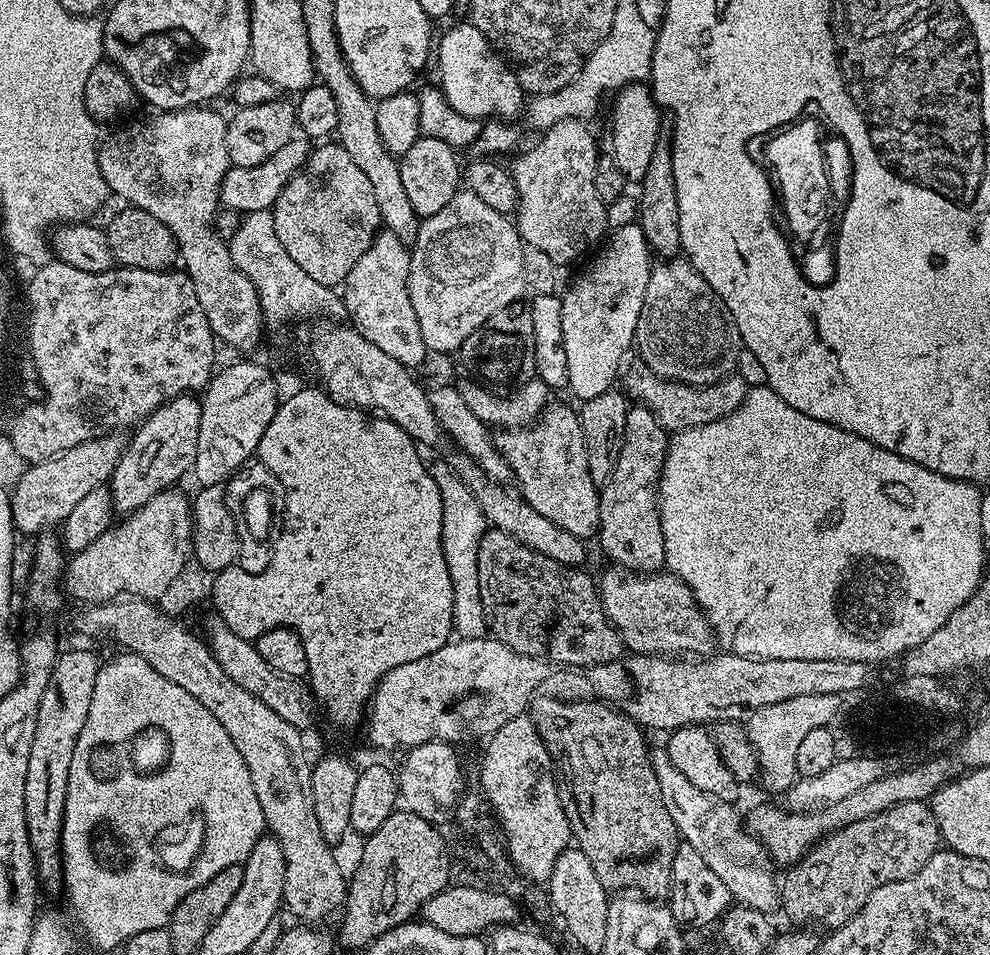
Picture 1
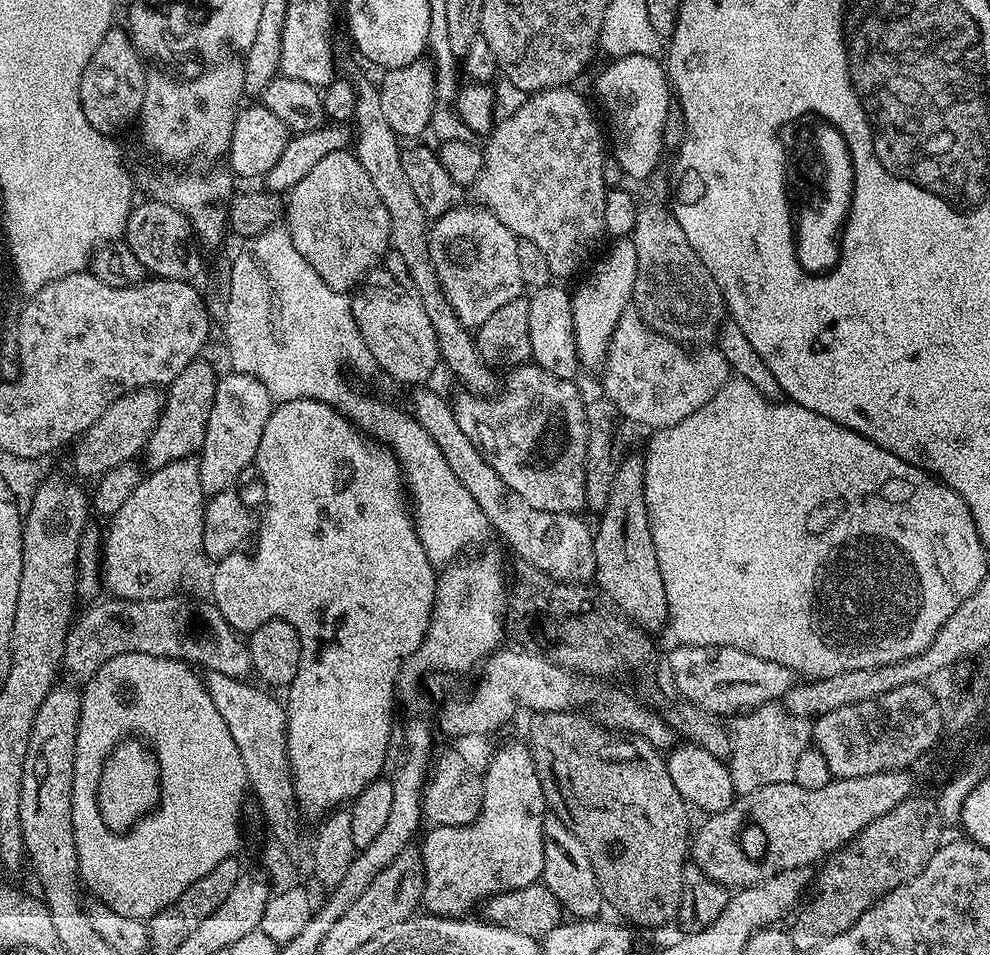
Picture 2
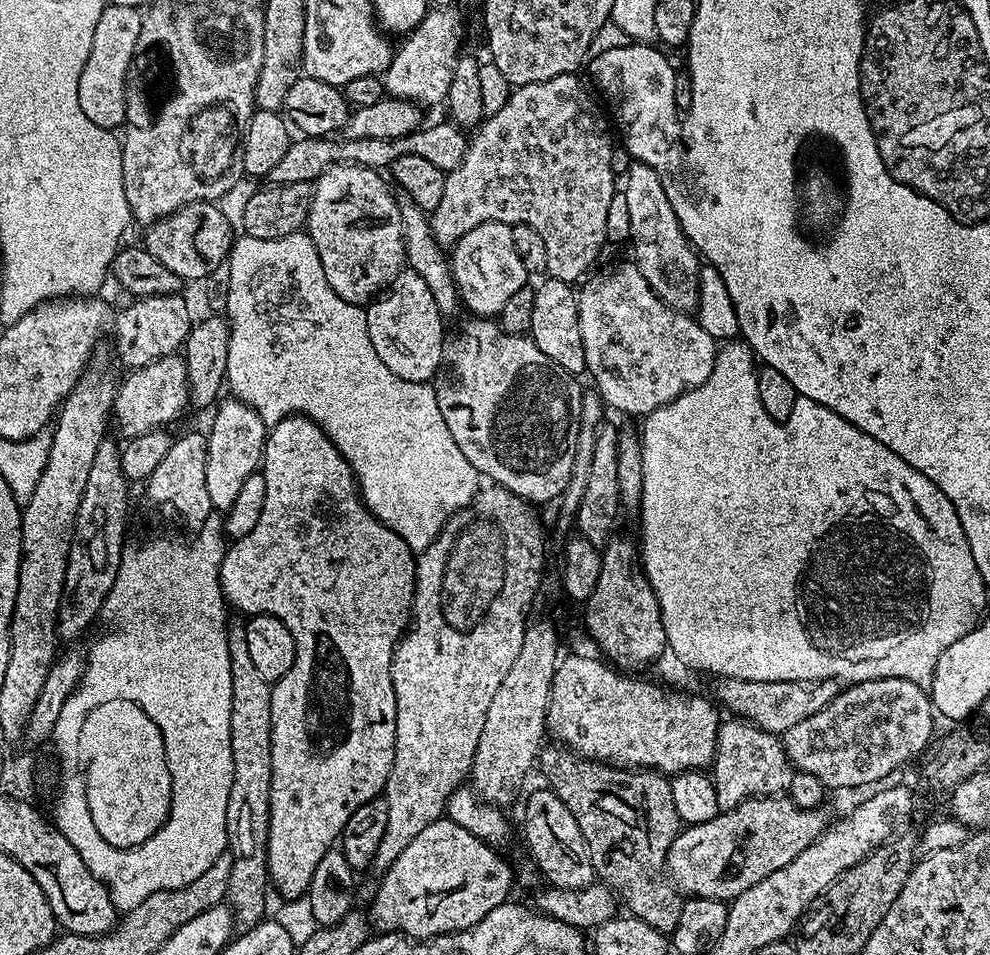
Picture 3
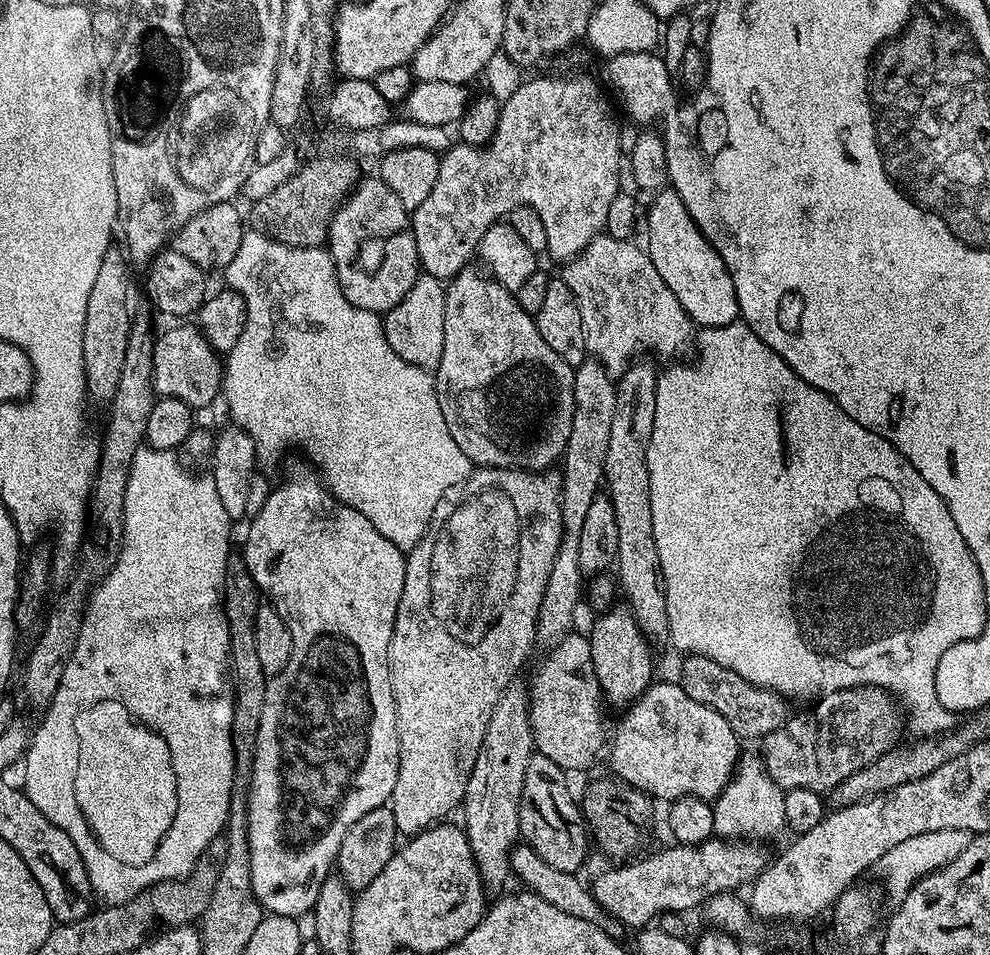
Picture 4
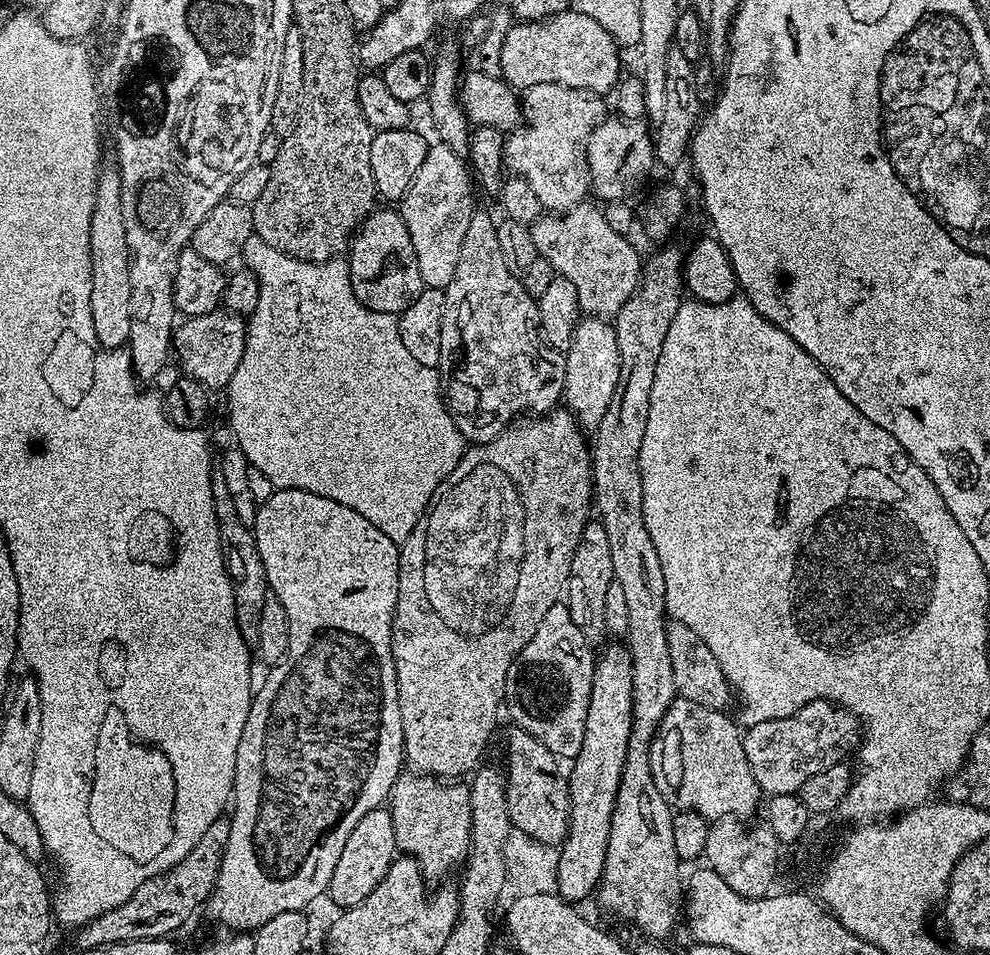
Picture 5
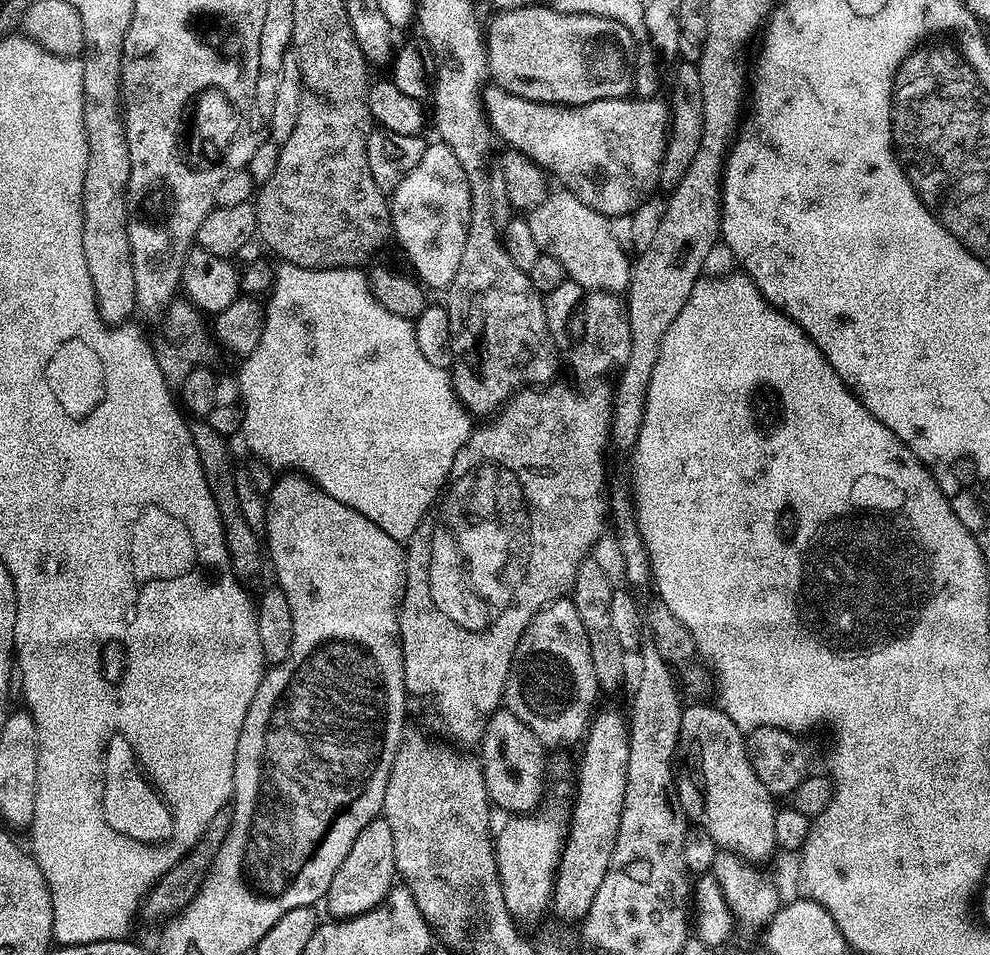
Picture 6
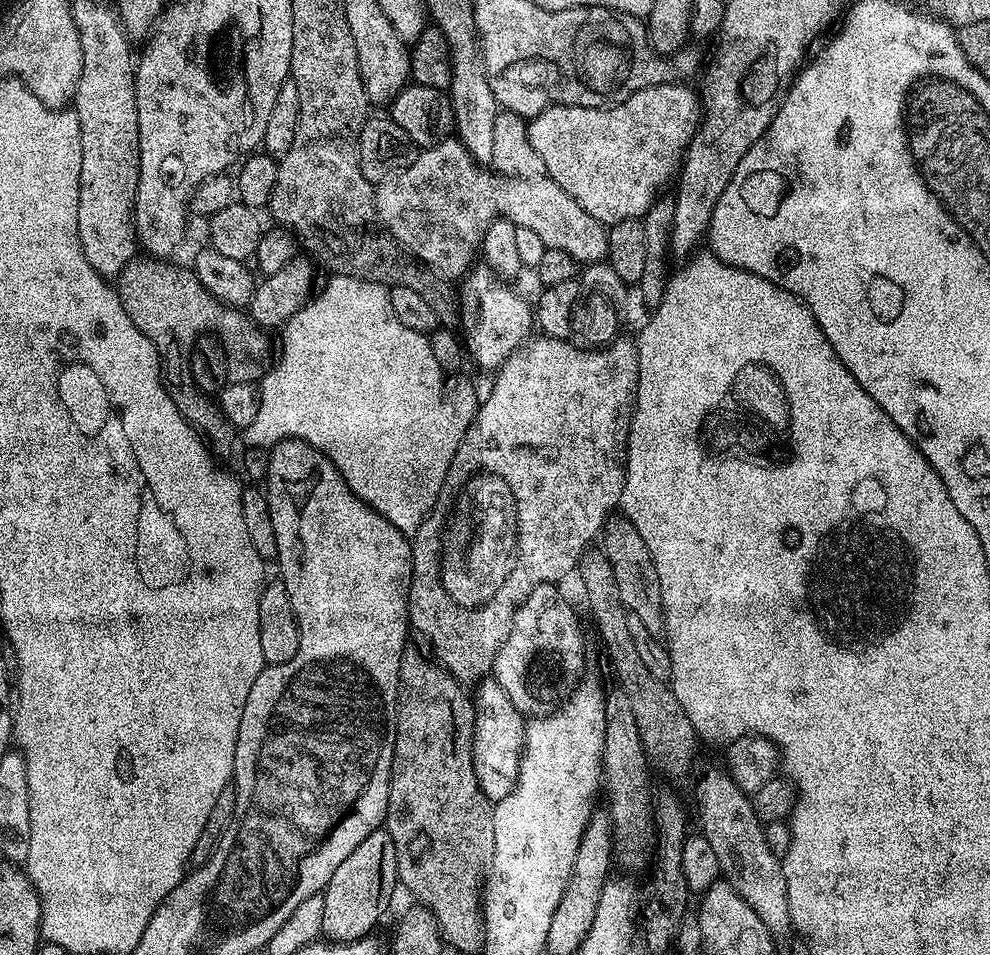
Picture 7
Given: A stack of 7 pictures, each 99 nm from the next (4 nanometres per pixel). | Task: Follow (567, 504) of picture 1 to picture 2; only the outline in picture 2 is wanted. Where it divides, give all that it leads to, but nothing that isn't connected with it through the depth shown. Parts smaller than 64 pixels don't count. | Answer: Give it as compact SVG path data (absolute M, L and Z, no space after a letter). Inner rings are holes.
M534 362L520 364L507 376L508 381L505 384L503 381L502 387L491 398L473 396L464 390L457 400L451 401L452 413L462 434L474 442L482 458L490 462L494 474L498 474L514 494L530 502L534 510L579 513L585 507L586 498L586 400L576 389L577 381L554 378L554 374L542 370Z

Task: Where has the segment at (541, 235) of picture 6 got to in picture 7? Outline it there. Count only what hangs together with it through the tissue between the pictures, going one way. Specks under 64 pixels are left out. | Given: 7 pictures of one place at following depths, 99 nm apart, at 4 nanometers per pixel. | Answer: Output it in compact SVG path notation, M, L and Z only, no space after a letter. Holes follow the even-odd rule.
M481 170L476 175L476 208L456 208L456 252L468 252L468 257L475 261L486 230L497 216L506 216L517 228L534 230L534 234L542 238L545 248L566 250L566 254L570 254L570 258L576 260L577 265L589 266L607 257L608 228L599 224L590 214L586 214L586 210L582 210L582 206L578 206L578 202L574 202L574 198L570 198L570 194L562 190L562 186L547 178L532 181L509 180L506 176L491 174L486 170Z

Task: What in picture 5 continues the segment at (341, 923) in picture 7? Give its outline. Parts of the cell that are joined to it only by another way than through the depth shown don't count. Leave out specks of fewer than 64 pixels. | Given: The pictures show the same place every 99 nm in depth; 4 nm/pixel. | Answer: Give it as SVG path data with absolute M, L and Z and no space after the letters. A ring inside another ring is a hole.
M384 806L370 810L370 814L366 814L362 822L354 826L354 830L350 830L350 838L346 838L346 846L338 857L338 866L334 866L334 874L328 883L327 899L332 899L340 910L358 906L370 898L370 890L374 890L374 886L386 878L386 870L390 870L397 856L391 811Z

